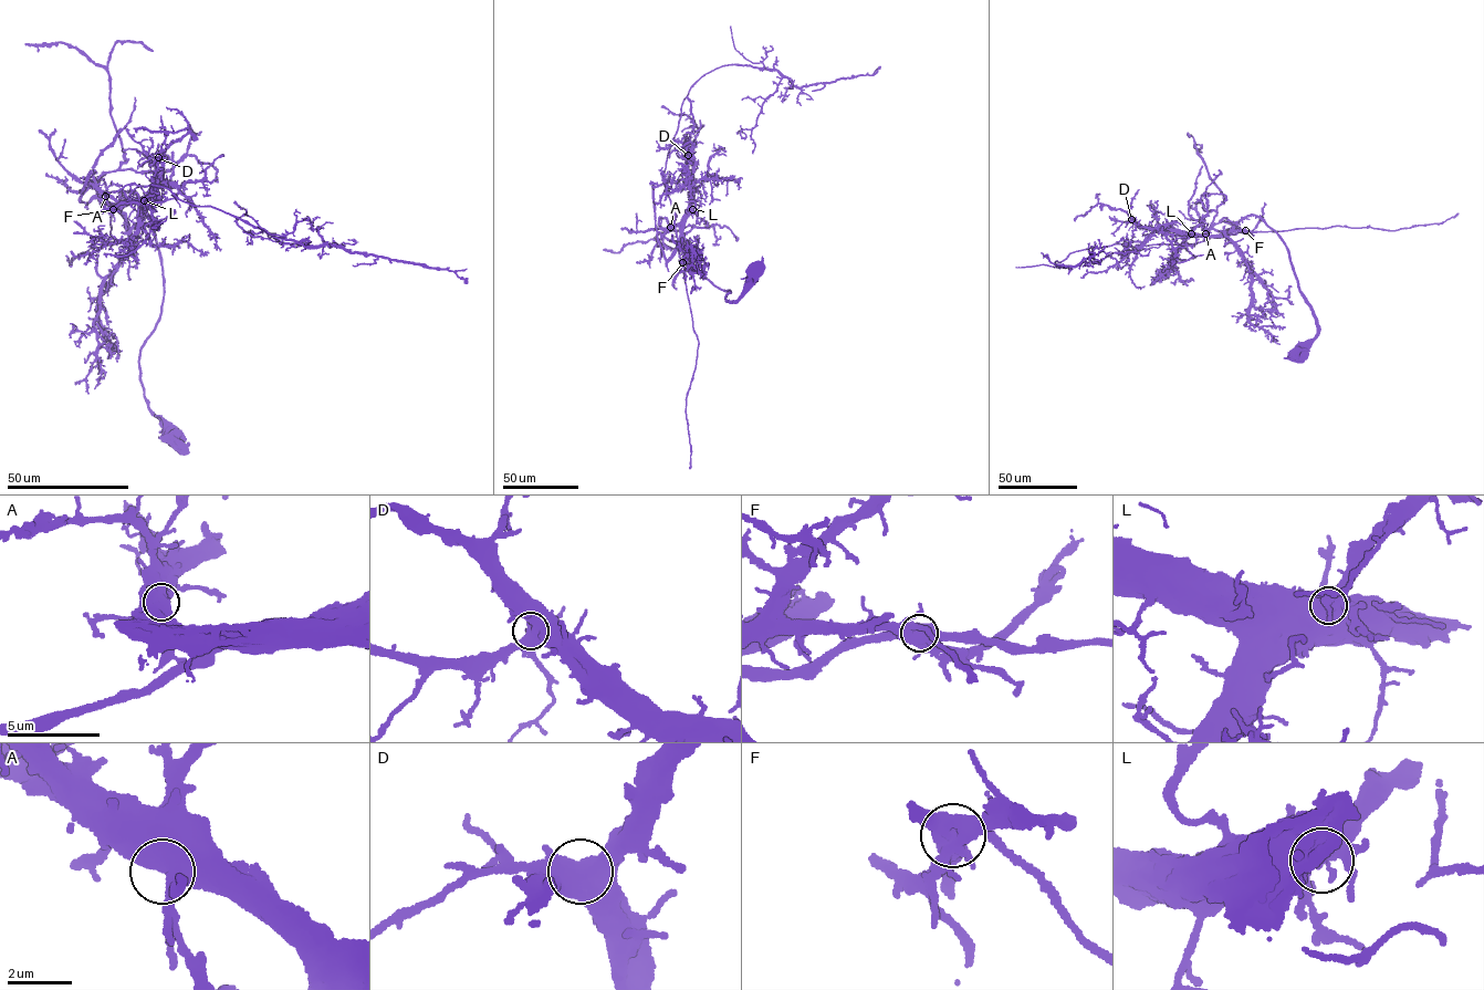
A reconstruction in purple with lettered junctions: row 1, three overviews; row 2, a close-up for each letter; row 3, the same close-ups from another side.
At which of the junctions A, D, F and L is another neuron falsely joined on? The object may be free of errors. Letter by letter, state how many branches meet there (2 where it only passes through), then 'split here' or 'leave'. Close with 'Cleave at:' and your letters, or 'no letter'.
A: 3 | leave
D: 3 | leave
F: 6 | split here
L: 4 | leave
Cleave at: F

